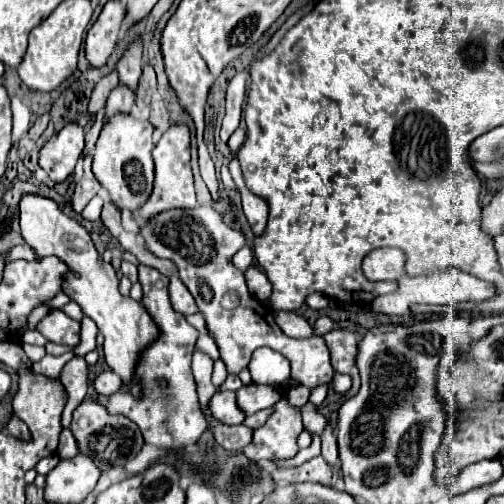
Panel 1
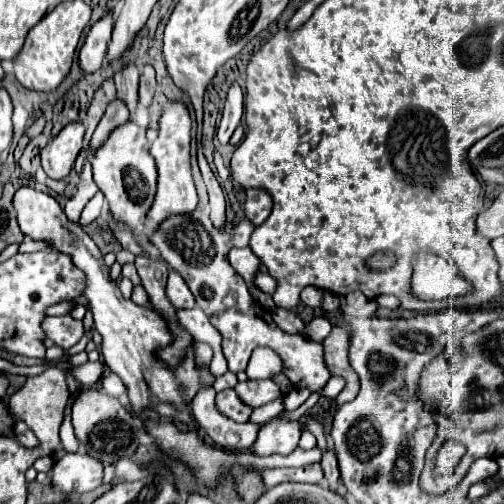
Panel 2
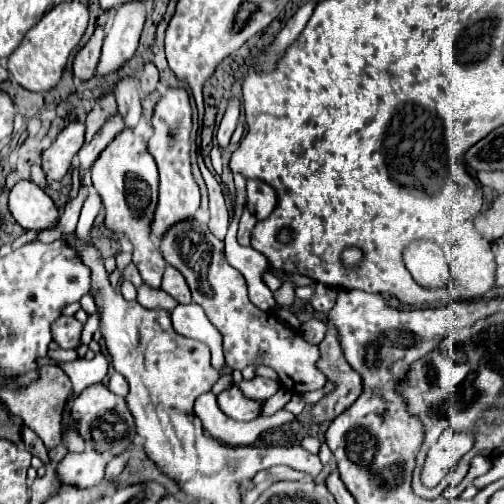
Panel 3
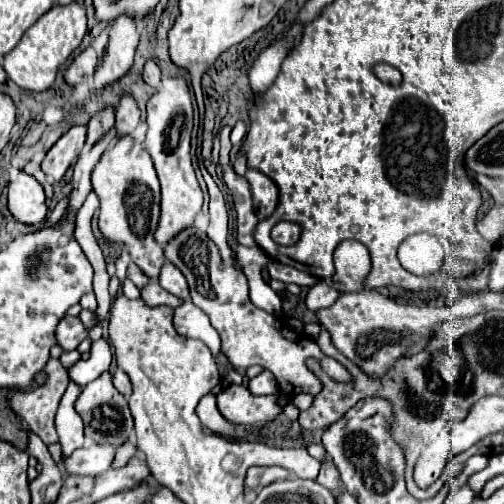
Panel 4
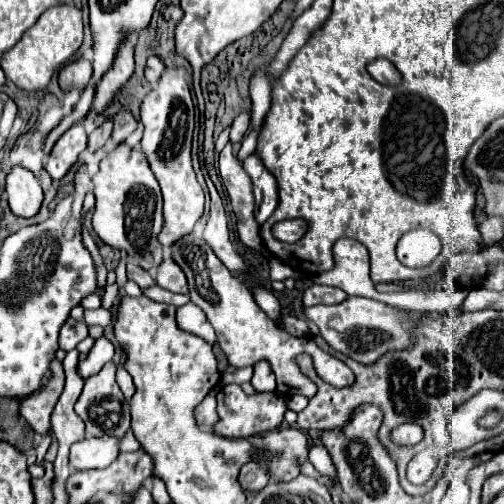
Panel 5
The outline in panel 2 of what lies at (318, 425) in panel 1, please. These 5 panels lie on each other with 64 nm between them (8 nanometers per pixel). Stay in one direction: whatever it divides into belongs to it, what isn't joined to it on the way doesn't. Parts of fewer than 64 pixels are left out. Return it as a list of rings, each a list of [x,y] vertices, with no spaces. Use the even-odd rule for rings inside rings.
[[[311,418],[305,423],[305,428],[314,434],[317,440],[317,446],[324,452],[327,448],[327,440],[323,424],[315,418]]]

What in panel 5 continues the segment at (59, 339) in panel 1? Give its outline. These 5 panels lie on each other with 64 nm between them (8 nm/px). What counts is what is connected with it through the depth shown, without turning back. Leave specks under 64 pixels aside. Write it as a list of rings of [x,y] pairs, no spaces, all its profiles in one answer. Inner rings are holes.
[[[68,318],[64,326],[60,328],[60,348],[64,352],[74,350],[78,342],[82,342],[88,336],[88,326],[84,322],[78,322],[74,318]]]

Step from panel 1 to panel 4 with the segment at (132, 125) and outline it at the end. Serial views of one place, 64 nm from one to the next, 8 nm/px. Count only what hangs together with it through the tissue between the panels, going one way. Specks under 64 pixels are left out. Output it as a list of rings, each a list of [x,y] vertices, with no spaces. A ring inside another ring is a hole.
[[[130,136],[118,138],[116,144],[102,154],[94,172],[92,188],[100,198],[98,226],[110,242],[128,244],[132,262],[148,276],[158,278],[164,260],[162,246],[154,240],[154,230],[160,218],[160,184],[156,168],[152,168],[152,158]]]

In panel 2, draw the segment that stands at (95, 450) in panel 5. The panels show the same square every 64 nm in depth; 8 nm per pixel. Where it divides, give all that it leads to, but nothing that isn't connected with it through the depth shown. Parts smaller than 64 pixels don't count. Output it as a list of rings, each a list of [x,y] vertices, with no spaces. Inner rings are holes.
[[[86,452],[66,454],[54,464],[50,480],[64,494],[86,494],[100,486],[102,464]]]

